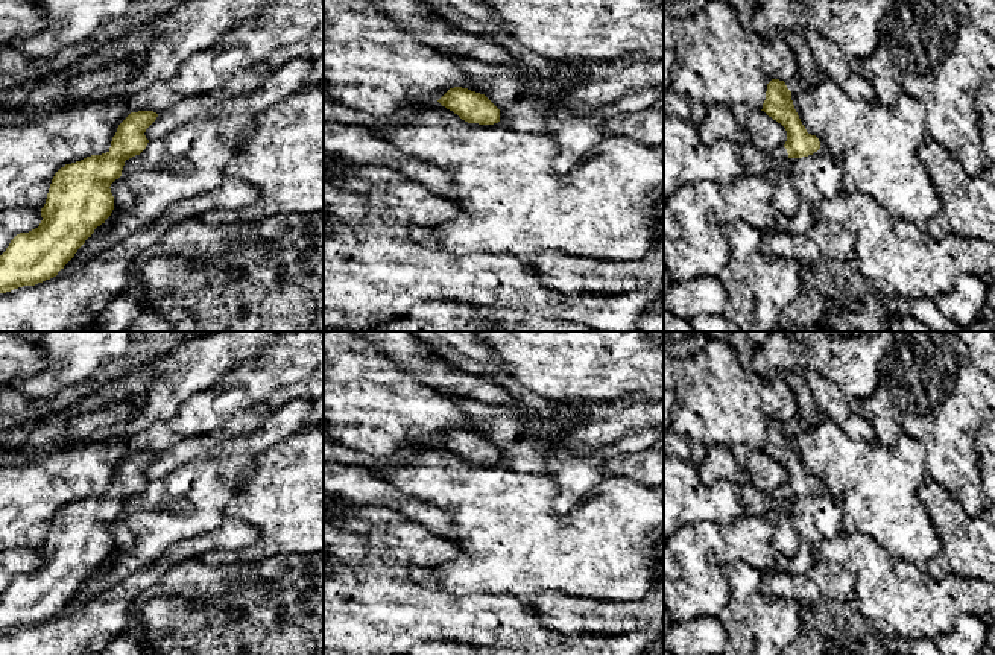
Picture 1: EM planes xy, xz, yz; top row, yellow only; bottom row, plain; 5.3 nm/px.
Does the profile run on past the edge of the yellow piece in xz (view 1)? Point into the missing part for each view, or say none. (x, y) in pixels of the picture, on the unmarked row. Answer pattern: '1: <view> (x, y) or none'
1: none

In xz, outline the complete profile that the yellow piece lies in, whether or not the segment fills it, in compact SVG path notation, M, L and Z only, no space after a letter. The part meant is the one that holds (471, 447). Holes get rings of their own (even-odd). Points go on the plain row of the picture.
M450 429L437 442L468 464L494 465L500 462L500 450L485 435L468 429Z

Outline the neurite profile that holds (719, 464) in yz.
M723 445L706 447L706 456L697 465L697 470L700 482L706 486L717 480L729 480L746 491L750 485L749 473L737 464L731 448Z

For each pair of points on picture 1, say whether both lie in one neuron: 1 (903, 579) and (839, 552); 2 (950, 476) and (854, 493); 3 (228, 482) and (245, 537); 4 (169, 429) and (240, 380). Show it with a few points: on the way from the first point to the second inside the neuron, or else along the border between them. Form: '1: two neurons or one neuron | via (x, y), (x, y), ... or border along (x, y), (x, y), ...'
1: one neuron | via (887, 579), (854, 552)
2: two neurons | border along (918, 441), (924, 446), (928, 476)
3: two neurons | border along (227, 518), (213, 529), (195, 535)
4: one neuron | via (187, 423), (222, 398)

